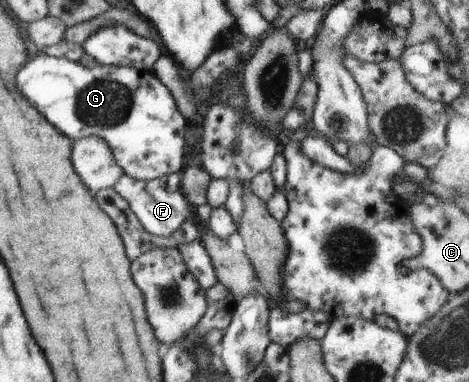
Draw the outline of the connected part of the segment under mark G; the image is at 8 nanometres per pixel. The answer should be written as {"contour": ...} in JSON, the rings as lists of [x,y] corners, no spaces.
{"contour":[[[52,55],[36,56],[36,58],[30,58],[24,66],[20,66],[20,70],[16,74],[16,82],[18,82],[20,92],[28,98],[28,102],[34,104],[38,108],[38,112],[44,112],[44,116],[50,120],[50,124],[54,124],[62,134],[66,132],[68,138],[76,140],[76,138],[80,139],[96,135],[100,136],[102,140],[106,140],[106,144],[110,146],[116,162],[126,176],[131,176],[134,180],[149,181],[172,173],[181,173],[182,166],[184,166],[184,154],[186,154],[186,150],[184,150],[184,146],[186,146],[186,118],[178,108],[175,97],[172,96],[171,92],[168,92],[167,88],[162,86],[159,77],[156,76],[154,71],[136,70],[136,68],[128,67],[127,65],[110,66],[100,63],[94,68],[89,68],[64,57],[53,57]]]}

